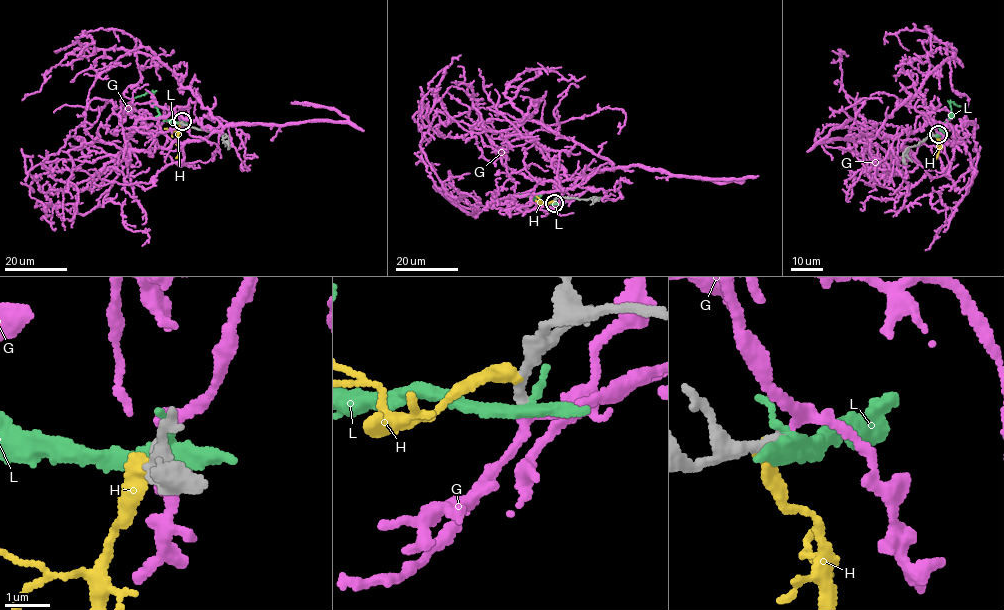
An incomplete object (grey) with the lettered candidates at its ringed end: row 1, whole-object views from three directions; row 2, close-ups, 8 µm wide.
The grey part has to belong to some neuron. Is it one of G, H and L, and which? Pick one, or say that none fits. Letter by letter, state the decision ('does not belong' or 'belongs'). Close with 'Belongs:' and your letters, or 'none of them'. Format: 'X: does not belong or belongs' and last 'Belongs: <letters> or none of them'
G: belongs
H: does not belong
L: does not belong
Belongs: G

